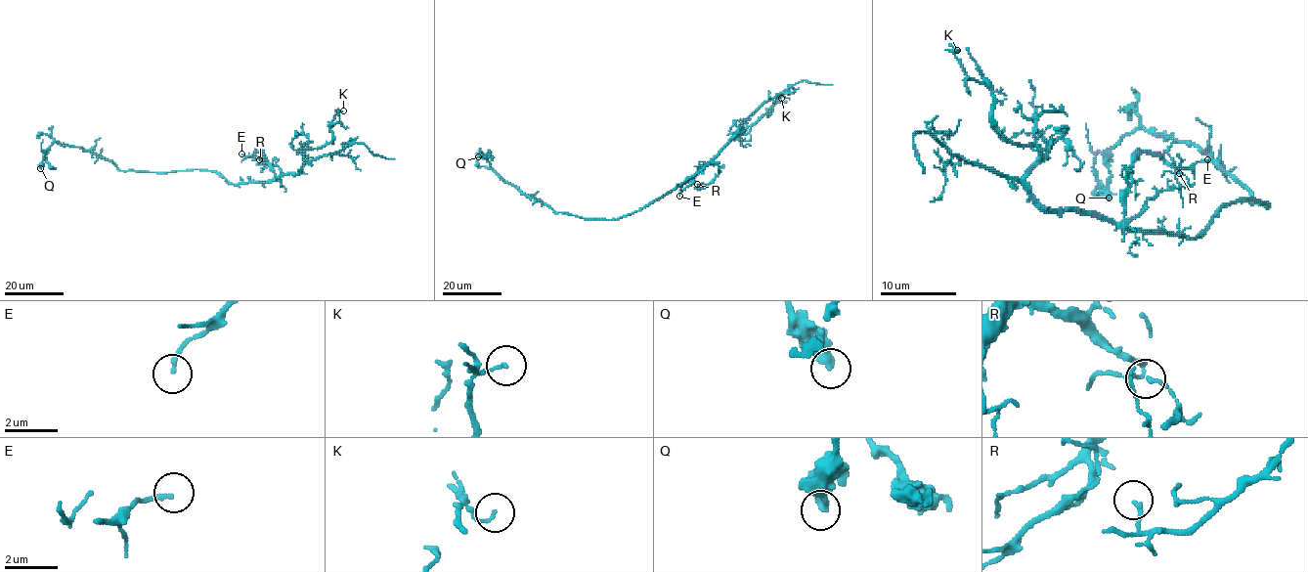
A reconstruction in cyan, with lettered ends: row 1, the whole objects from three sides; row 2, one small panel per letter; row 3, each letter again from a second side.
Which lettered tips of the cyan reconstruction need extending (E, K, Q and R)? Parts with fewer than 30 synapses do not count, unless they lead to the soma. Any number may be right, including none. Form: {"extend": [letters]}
{"extend": []}

